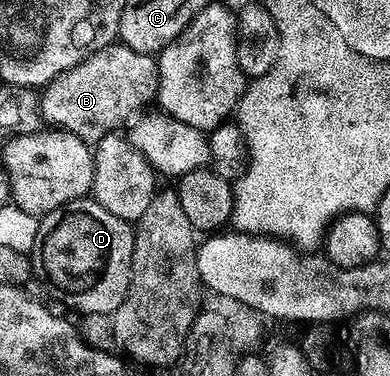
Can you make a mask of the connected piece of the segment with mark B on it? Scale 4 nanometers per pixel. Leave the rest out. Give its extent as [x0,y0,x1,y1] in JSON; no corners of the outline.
[40,41,160,145]

